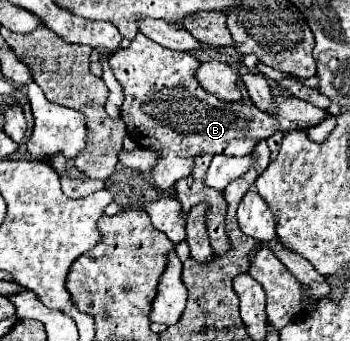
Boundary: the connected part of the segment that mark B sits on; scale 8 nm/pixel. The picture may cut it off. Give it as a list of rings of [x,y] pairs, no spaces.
[[[137,34],[137,38],[131,42],[129,48],[121,48],[115,54],[111,54],[109,64],[113,68],[117,82],[123,86],[125,100],[121,106],[121,120],[127,126],[127,134],[137,142],[137,146],[159,154],[159,160],[149,170],[149,174],[151,174],[153,184],[161,190],[169,190],[171,186],[175,186],[177,180],[191,174],[191,168],[193,168],[191,162],[197,154],[247,156],[249,150],[253,150],[253,146],[257,144],[257,138],[269,138],[275,132],[307,130],[307,128],[323,122],[325,116],[329,114],[327,110],[309,106],[309,102],[301,102],[299,98],[287,98],[283,94],[275,98],[277,116],[269,116],[269,114],[261,112],[255,104],[245,106],[243,102],[231,102],[229,106],[225,106],[225,102],[217,102],[217,98],[213,98],[213,94],[205,94],[205,90],[201,90],[199,82],[195,82],[193,70],[197,70],[197,66],[199,66],[195,56],[163,48],[157,42],[145,38],[143,34]]]

